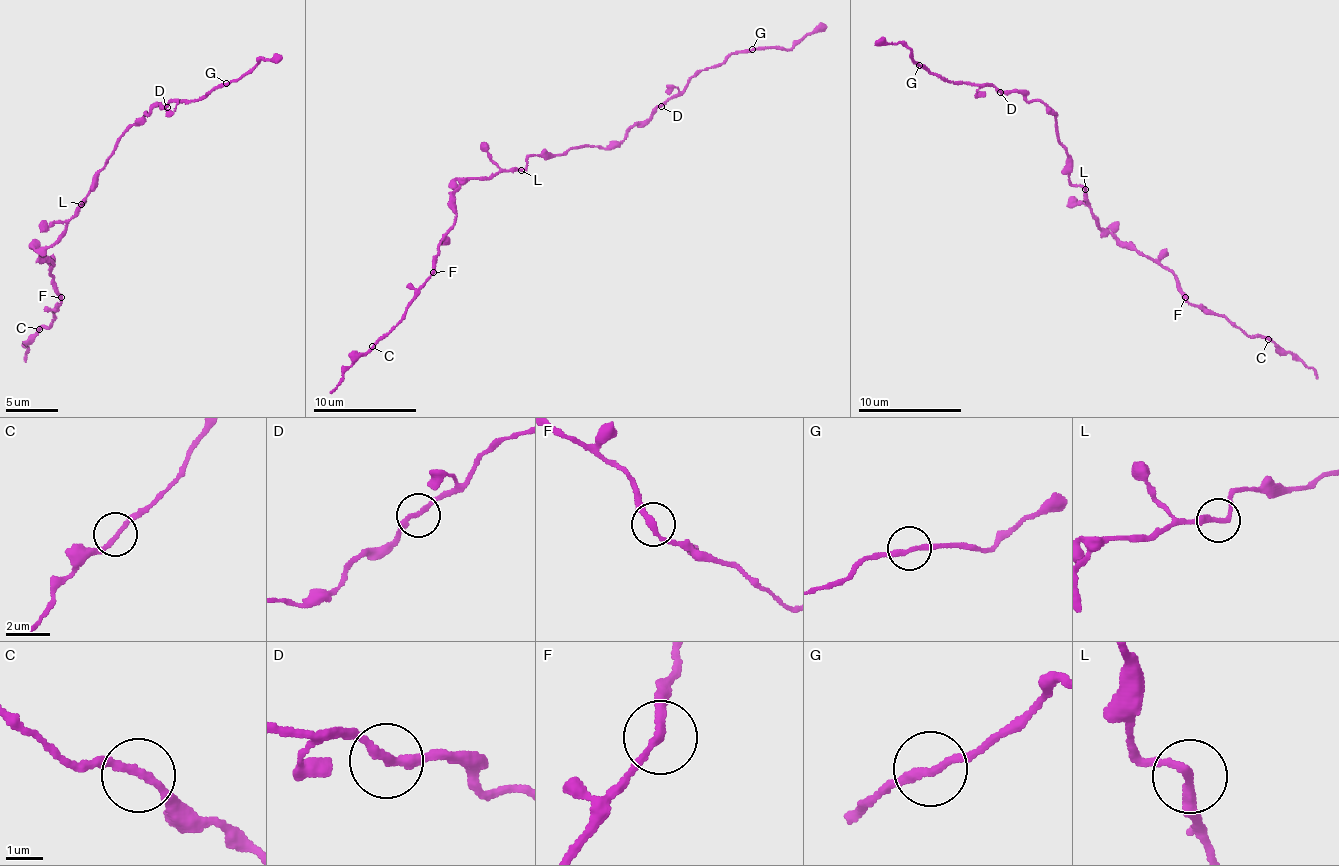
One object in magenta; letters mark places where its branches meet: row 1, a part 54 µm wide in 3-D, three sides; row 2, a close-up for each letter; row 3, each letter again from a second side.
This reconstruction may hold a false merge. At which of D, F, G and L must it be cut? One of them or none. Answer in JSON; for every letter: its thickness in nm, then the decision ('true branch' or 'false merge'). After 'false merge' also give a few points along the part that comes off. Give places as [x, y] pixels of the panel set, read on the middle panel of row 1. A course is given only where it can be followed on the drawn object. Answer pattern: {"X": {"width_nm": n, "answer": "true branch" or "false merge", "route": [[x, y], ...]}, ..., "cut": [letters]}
{"D": {"width_nm": 200, "answer": "true branch"}, "F": {"width_nm": 240, "answer": "true branch"}, "G": {"width_nm": 220, "answer": "true branch"}, "L": {"width_nm": 240, "answer": "true branch"}, "cut": []}

